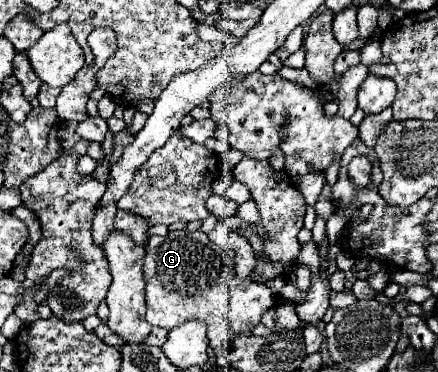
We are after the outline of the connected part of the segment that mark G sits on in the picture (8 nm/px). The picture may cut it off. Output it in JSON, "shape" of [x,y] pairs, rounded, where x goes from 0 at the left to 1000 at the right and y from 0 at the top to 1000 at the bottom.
{"shape":[[[402,618],[379,634],[347,634],[333,656],[333,866],[393,887],[429,860],[461,860],[475,876],[479,930],[521,930],[539,903],[571,903],[594,855],[630,812],[612,769],[580,753],[548,753],[534,731],[534,672],[511,672],[479,651],[466,624]]]}

